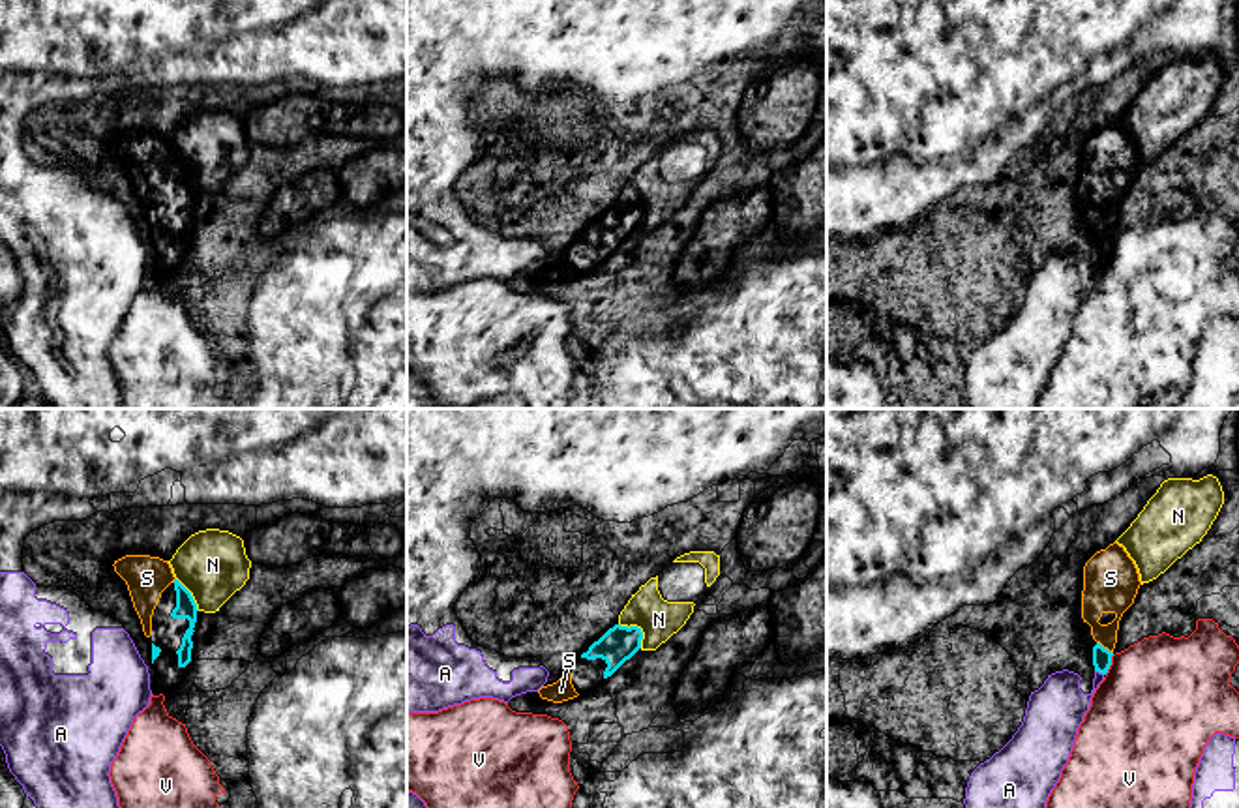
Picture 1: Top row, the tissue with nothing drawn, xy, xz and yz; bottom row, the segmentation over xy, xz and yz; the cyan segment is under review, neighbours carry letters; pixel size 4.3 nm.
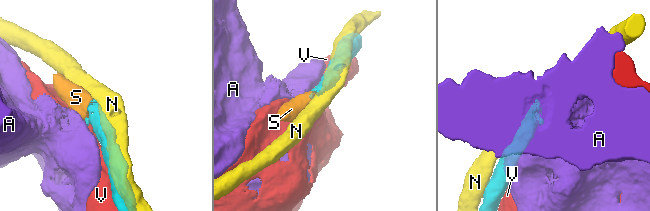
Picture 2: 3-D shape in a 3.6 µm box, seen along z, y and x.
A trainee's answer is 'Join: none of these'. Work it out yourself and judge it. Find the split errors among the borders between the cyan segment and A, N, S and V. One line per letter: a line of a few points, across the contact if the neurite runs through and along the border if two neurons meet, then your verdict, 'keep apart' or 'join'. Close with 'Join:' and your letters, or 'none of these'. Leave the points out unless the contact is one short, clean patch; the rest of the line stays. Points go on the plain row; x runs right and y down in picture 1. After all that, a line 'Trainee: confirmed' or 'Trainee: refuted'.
A: yz (1095, 250), (1103, 255) | keep apart
N: keep apart
S: join
V: keep apart
Join: S
Trainee: refuted

